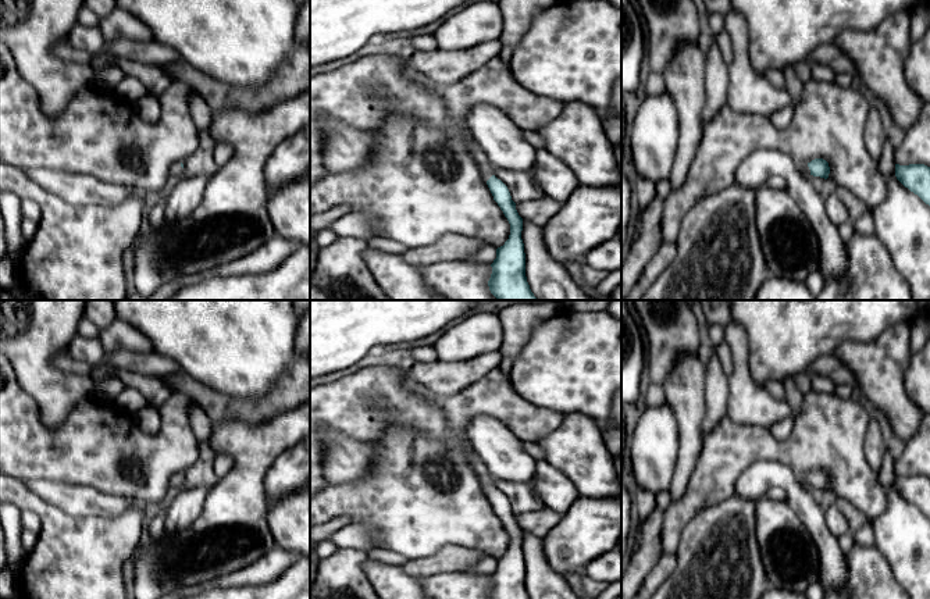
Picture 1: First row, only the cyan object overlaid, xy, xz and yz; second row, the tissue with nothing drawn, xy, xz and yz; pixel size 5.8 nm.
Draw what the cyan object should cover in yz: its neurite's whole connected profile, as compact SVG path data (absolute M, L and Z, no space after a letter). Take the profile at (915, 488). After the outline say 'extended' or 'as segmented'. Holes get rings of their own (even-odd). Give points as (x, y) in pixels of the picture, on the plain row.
M895 475L897 491L930 517L930 478L924 475Z | as segmented

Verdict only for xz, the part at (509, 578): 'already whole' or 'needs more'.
needs more

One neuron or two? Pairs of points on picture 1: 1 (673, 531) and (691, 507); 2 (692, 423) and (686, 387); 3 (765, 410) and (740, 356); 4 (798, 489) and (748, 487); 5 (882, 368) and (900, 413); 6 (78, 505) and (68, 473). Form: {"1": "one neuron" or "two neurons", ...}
{"1": "one neuron", "2": "one neuron", "3": "one neuron", "4": "one neuron", "5": "one neuron", "6": "two neurons"}

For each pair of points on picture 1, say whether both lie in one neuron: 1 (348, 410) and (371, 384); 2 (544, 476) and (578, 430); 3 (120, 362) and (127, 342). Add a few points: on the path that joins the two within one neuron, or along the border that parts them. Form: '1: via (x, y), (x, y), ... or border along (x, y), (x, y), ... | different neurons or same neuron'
1: via (355, 403), (367, 391) | same neuron
2: border along (545, 459), (559, 469), (576, 487) | different neurons
3: border along (153, 349), (148, 352), (116, 349), (104, 353) | different neurons

